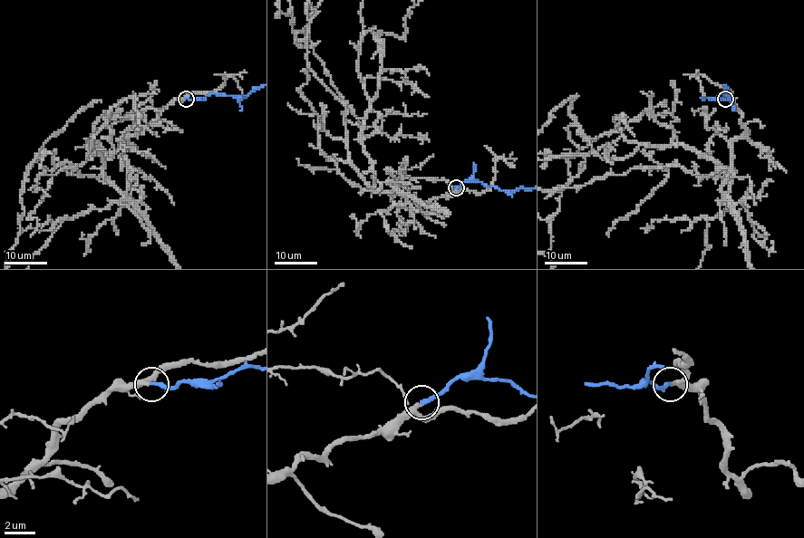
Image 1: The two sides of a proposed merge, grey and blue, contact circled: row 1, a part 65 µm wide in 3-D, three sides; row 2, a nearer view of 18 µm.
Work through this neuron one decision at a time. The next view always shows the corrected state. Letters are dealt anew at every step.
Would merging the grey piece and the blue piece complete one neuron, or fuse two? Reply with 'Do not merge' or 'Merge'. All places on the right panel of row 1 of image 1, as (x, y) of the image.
Merge

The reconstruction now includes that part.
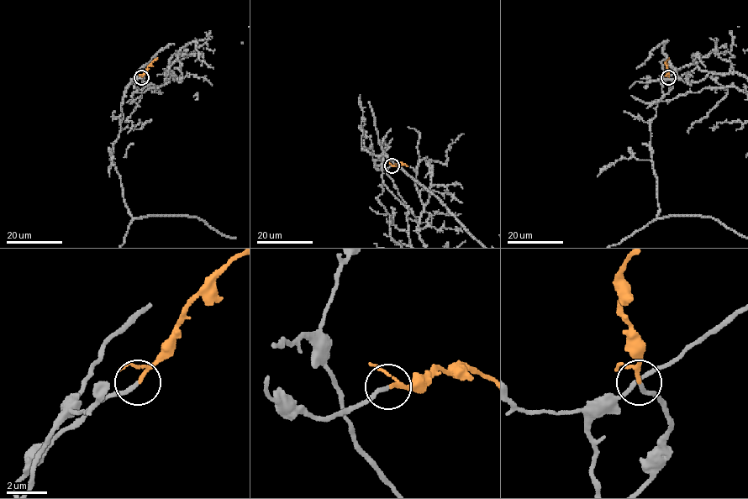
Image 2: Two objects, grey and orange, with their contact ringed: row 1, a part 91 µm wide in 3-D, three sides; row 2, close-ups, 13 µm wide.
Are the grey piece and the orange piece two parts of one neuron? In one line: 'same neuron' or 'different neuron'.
same neuron

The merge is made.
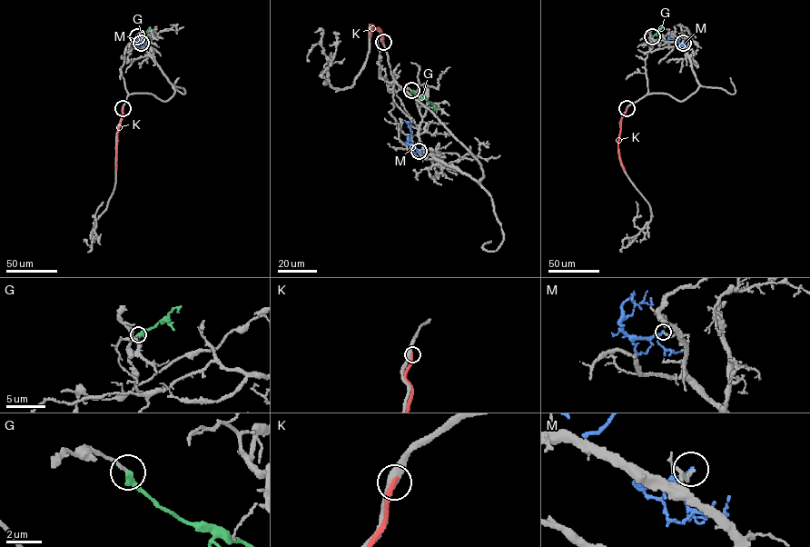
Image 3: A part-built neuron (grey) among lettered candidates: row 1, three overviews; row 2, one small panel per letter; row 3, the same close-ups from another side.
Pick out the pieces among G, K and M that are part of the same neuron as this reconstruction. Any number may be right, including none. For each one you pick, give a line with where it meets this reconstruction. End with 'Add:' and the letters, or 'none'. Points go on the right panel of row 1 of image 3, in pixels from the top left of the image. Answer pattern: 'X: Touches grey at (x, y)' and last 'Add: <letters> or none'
G: Touches grey at (652, 36)
Add: G

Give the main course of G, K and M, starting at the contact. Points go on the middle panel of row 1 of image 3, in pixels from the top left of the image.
G: (411, 90), (430, 102), (436, 110)
K: (383, 42), (379, 27), (374, 29), (372, 24), (370, 36)
M: (419, 151), (408, 143), (410, 129), (408, 123), (411, 123)

